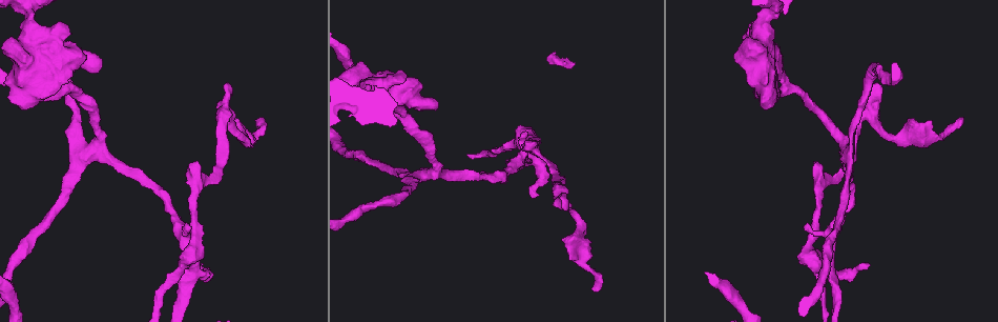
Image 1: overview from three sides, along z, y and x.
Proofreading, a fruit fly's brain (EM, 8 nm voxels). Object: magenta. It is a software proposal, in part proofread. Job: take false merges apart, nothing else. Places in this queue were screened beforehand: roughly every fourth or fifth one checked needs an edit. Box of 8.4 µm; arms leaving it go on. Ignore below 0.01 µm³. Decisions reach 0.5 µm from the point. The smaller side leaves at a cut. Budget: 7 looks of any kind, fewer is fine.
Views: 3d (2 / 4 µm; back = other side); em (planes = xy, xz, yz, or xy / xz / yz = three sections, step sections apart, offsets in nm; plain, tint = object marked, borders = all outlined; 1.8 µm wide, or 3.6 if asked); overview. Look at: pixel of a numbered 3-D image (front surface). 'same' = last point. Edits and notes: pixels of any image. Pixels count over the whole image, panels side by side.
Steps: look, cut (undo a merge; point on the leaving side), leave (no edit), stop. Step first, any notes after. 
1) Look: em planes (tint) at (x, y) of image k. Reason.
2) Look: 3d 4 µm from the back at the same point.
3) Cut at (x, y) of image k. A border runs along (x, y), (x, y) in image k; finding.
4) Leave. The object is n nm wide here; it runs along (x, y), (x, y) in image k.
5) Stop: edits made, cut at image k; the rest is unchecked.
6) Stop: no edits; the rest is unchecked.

Look: em xy step 8 (plain) at (833, 266) of image 1.

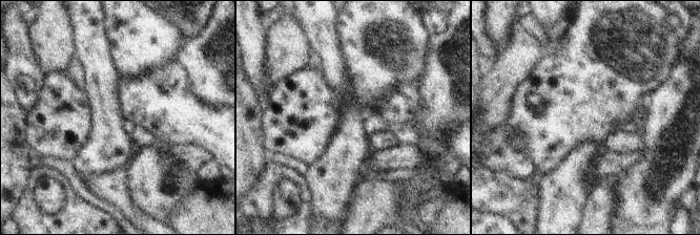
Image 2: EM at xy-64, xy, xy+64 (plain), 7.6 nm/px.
Look: em xy step 8 (tint) at the same point.

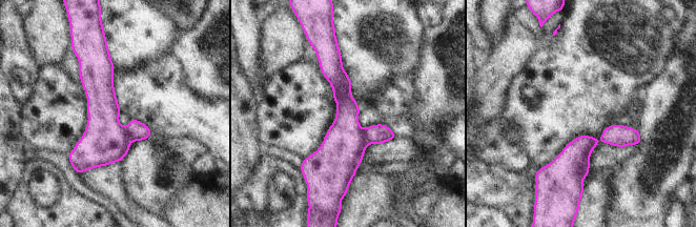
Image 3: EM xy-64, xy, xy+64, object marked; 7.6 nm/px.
Cut at (379, 133) of image 3. A border runs along (364, 129), (364, 135), (369, 143) in image 3; a second cell is stuck on.

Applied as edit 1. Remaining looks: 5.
Look: 3d 4 µm from the back at (434, 173) of image 1. Sharp bend.

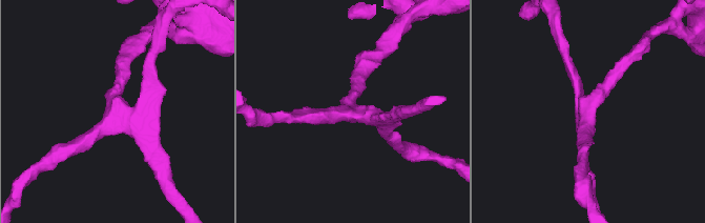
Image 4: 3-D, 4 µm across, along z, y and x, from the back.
Look: em xz step 4 (tint) at (352, 115) of image 4. Shape alone is not enough.

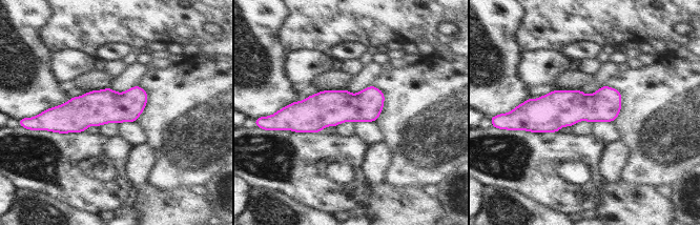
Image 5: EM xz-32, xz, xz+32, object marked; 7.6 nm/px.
Leave. It runs along (382, 97), (362, 107), (288, 115) in image 5; all the same cell.

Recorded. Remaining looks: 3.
Look: 3d 4 µm at (30, 18) of image 1. Abrupt turn.

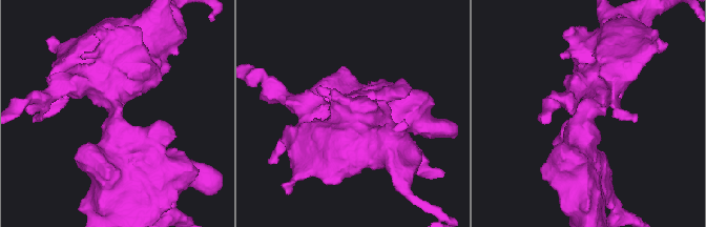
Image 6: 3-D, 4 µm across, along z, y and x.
Look: em planes (tint) at (117, 111) of image 6. 3 arms meet here; the arms are 440, 600, 650 nm wide; shape alone is not enough.

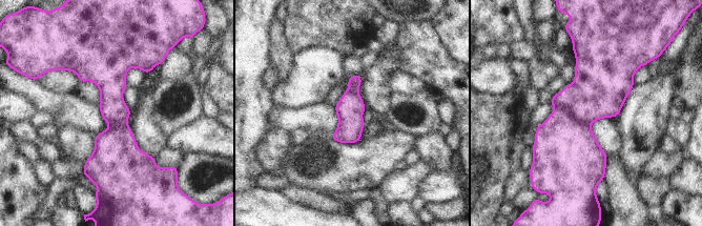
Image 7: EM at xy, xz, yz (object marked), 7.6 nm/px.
Cut at (596, 93) of image 7. The object is 200 nm wide here; a second cell is stuck on.

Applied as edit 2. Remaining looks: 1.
Stop: edits made, cut at image 3, cut at image 7; the rest is unchecked.

